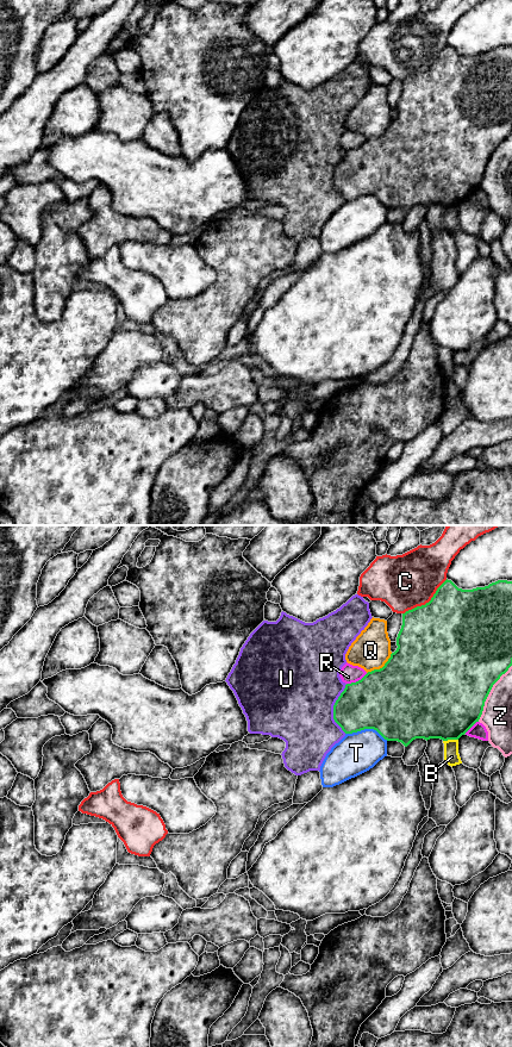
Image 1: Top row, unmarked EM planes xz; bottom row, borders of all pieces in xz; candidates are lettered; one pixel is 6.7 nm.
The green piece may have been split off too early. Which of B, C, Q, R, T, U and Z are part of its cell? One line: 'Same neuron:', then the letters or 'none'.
Same neuron: U

